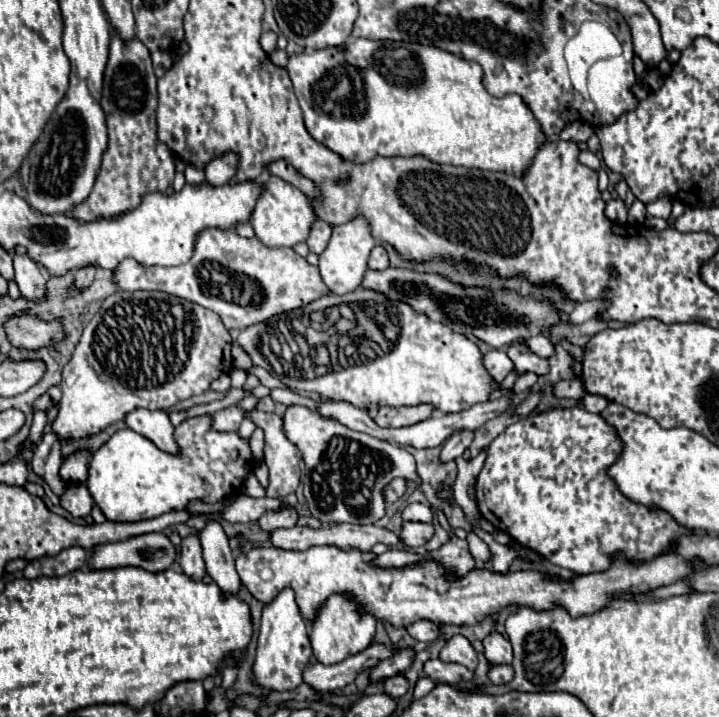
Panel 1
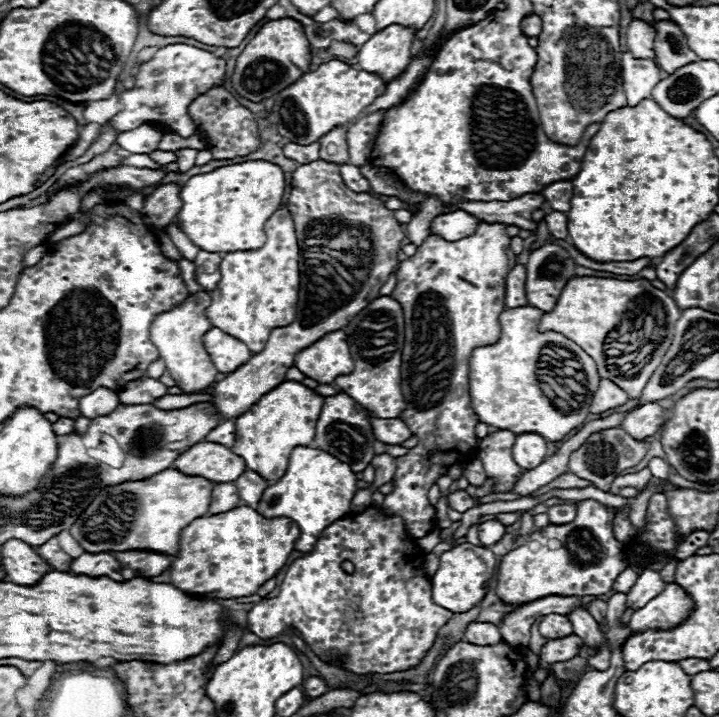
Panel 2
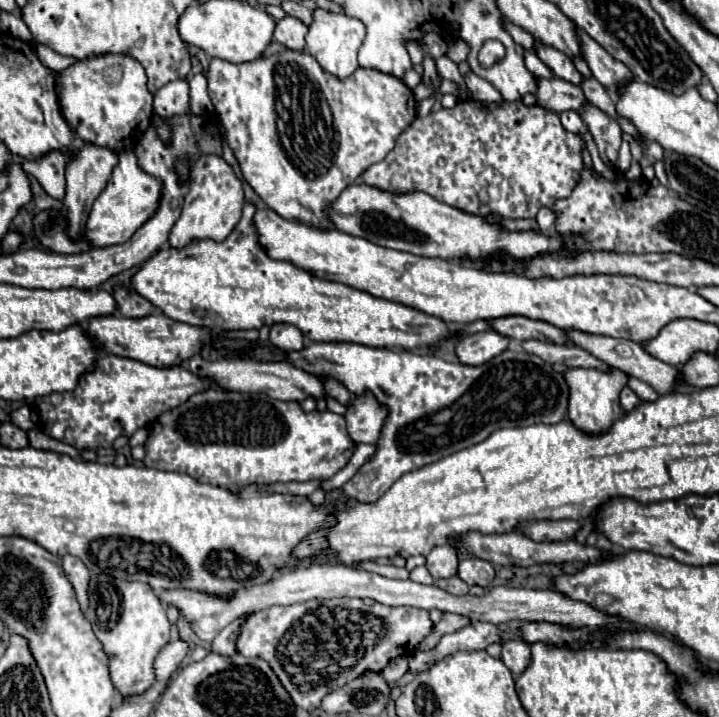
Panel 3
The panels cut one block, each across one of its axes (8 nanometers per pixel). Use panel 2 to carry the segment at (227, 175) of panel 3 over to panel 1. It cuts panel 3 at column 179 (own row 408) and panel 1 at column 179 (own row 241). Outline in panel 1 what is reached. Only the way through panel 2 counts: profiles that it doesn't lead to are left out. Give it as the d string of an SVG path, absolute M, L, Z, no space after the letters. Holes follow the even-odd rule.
M158 290L114 292L102 302L94 320L83 330L70 362L62 370L62 400L58 404L58 416L52 422L52 432L58 436L60 442L68 442L70 438L80 440L102 432L116 420L124 420L124 416L136 408L172 410L182 400L206 392L212 380L230 370L232 356L228 348L232 348L230 334L224 328L220 316L208 308ZM94 330L116 330L116 352L104 348L104 340L100 342L98 332ZM128 330L146 330L146 338L140 350L140 342L136 338L134 342L132 338L126 338L126 334L132 334Z

